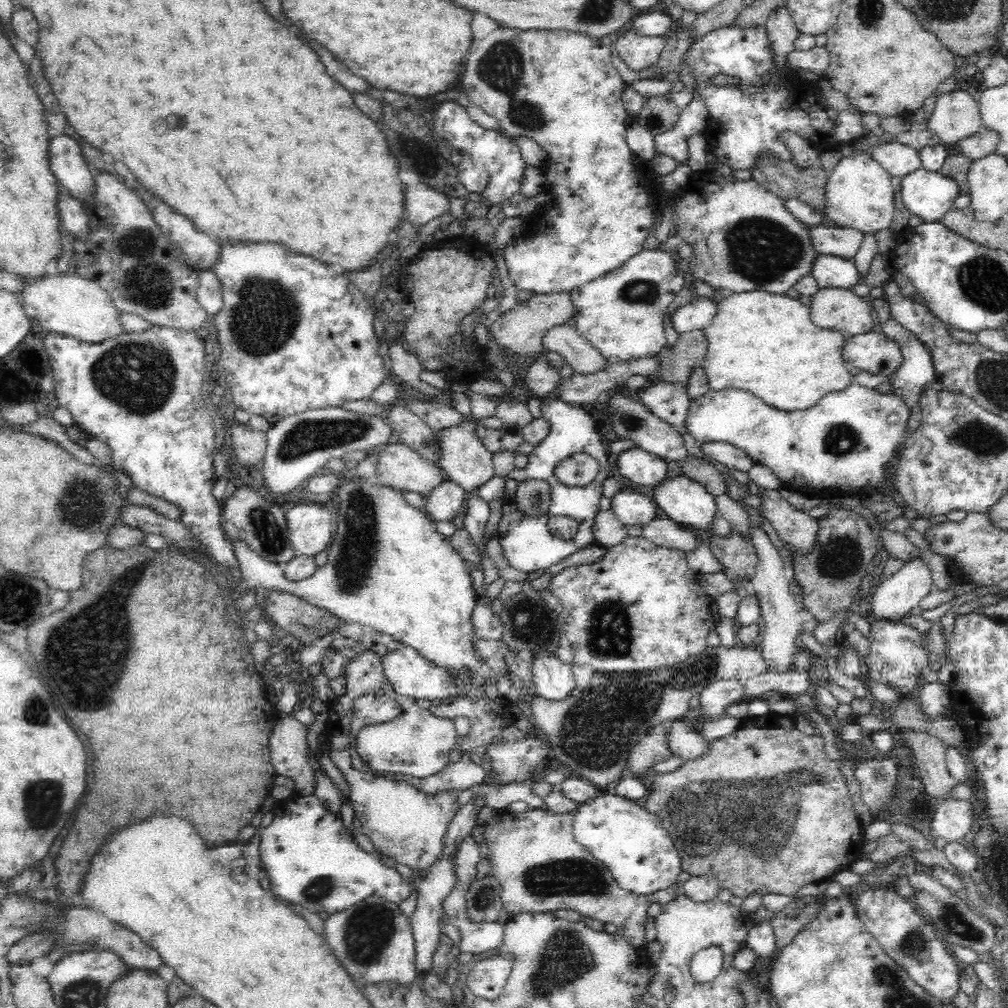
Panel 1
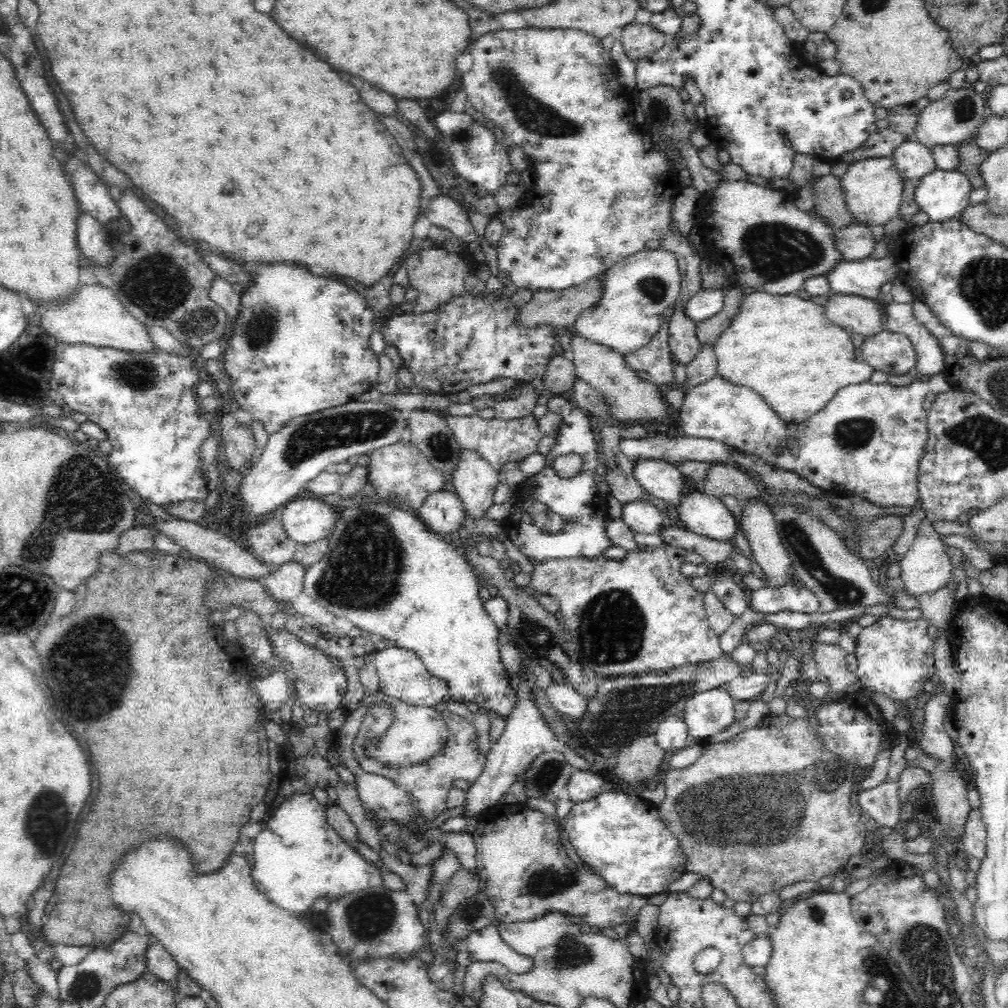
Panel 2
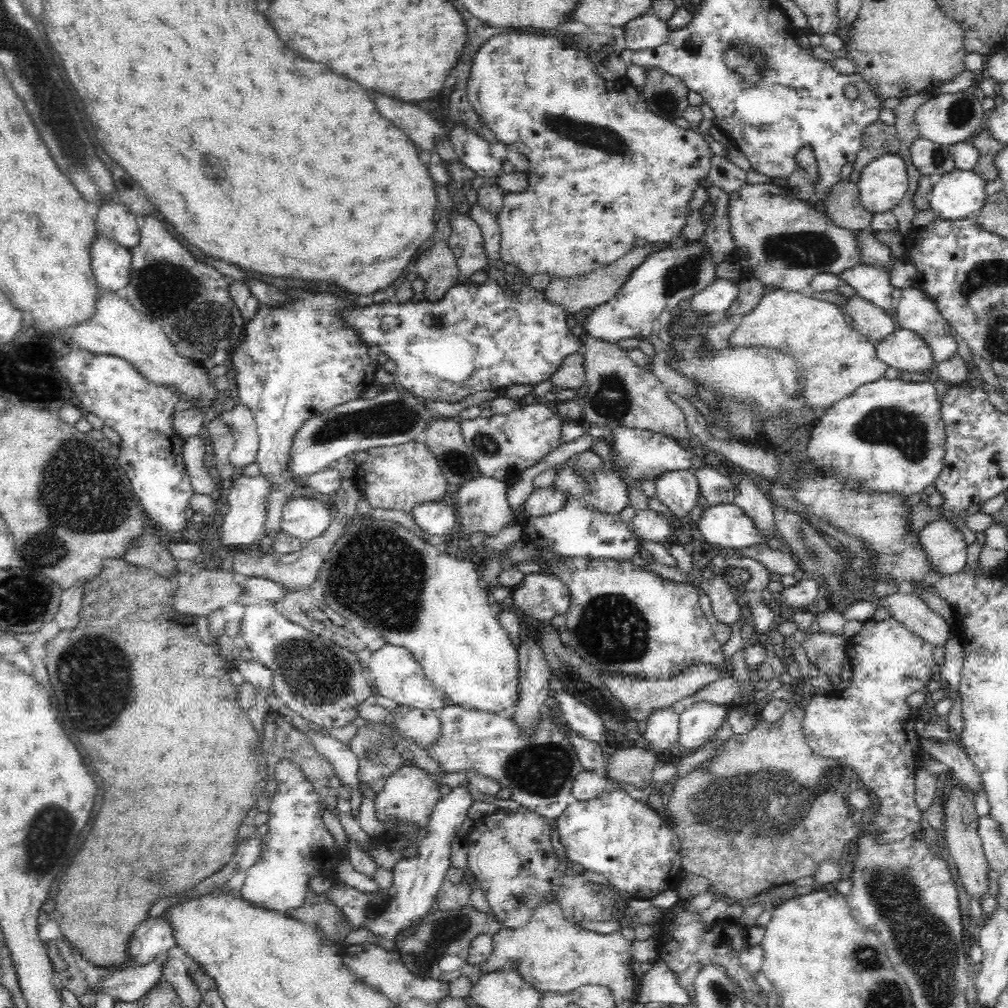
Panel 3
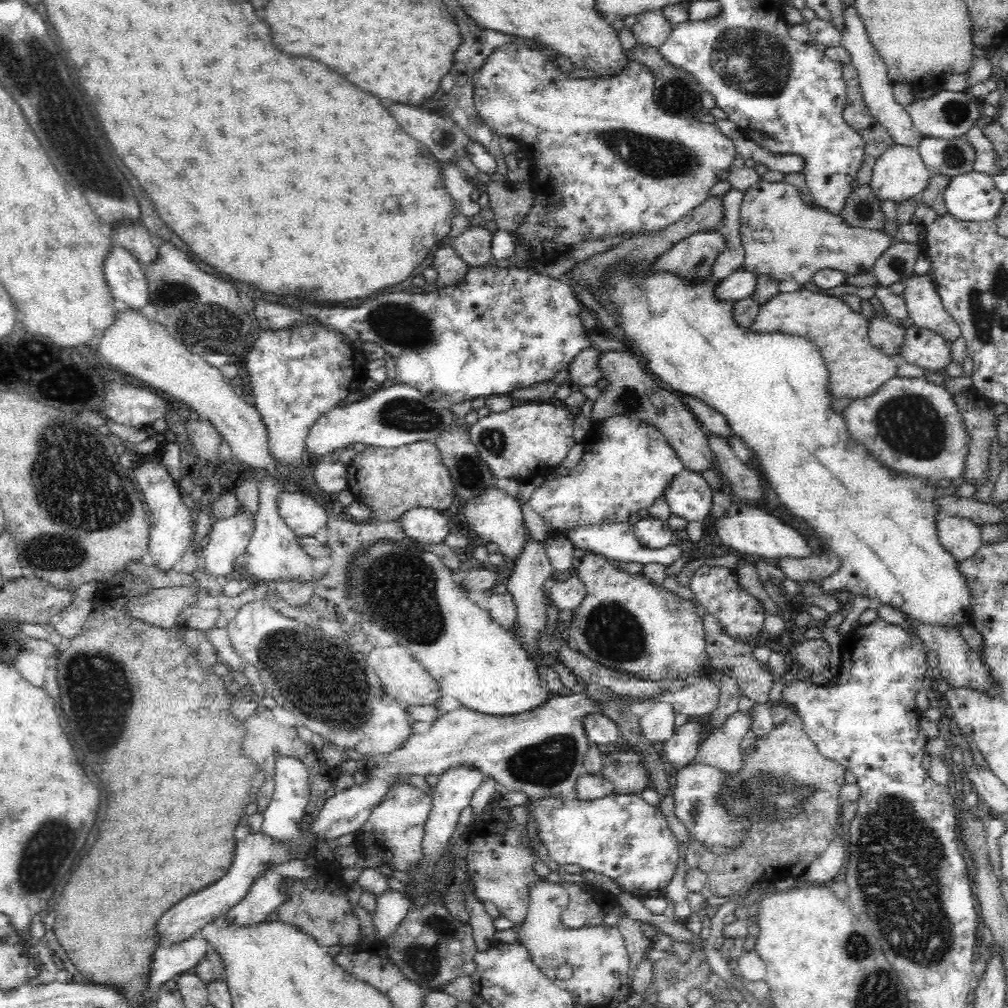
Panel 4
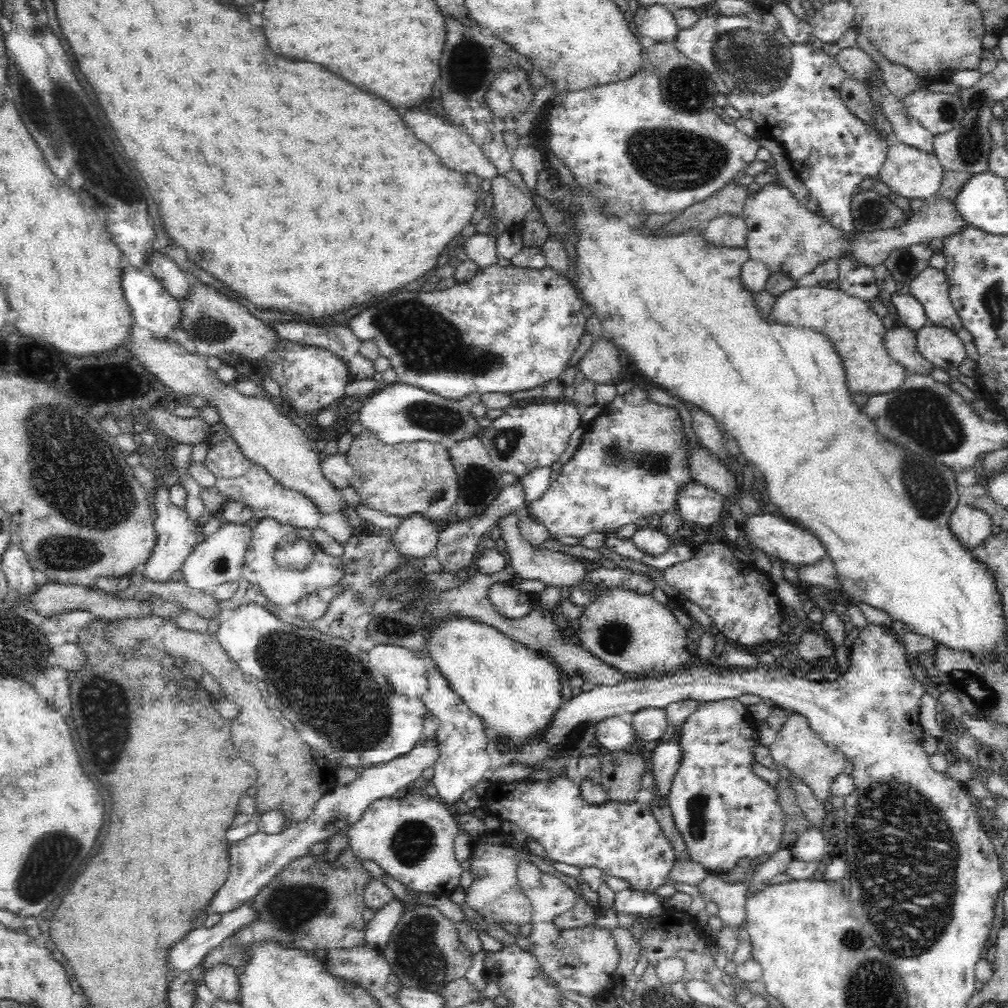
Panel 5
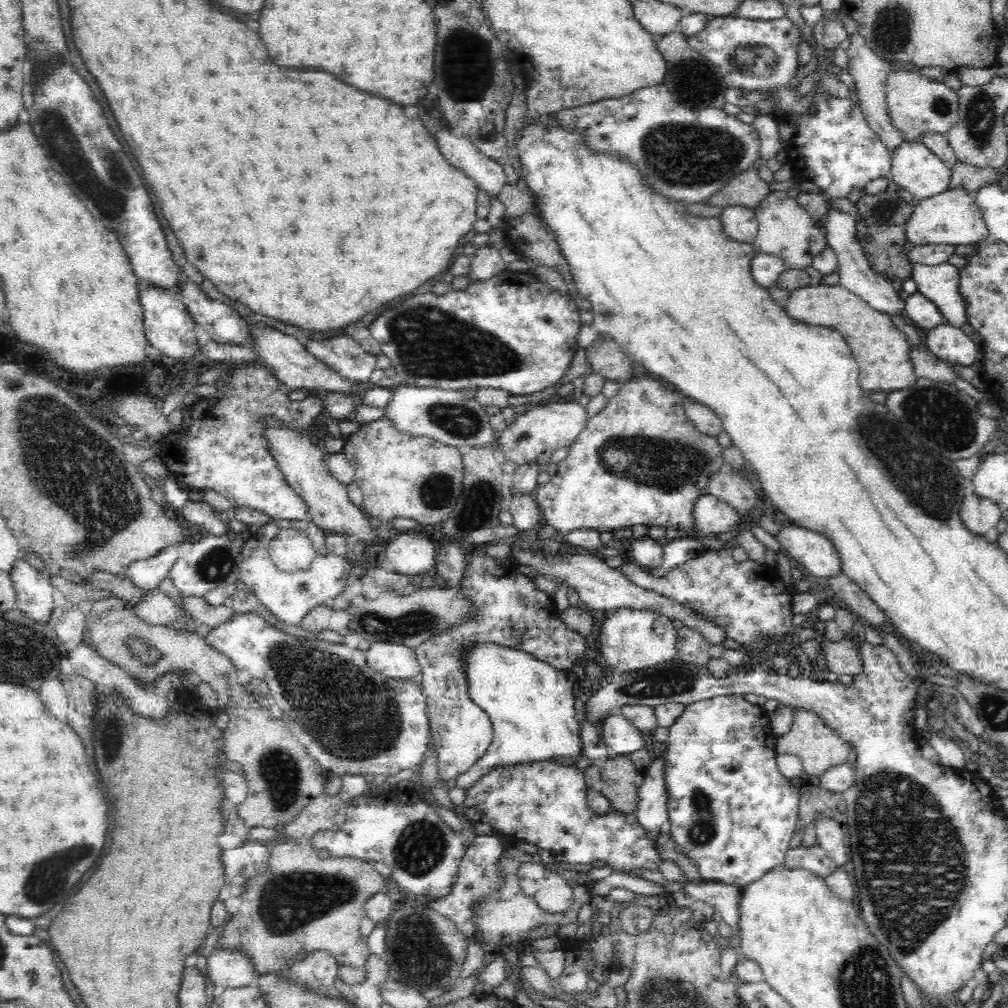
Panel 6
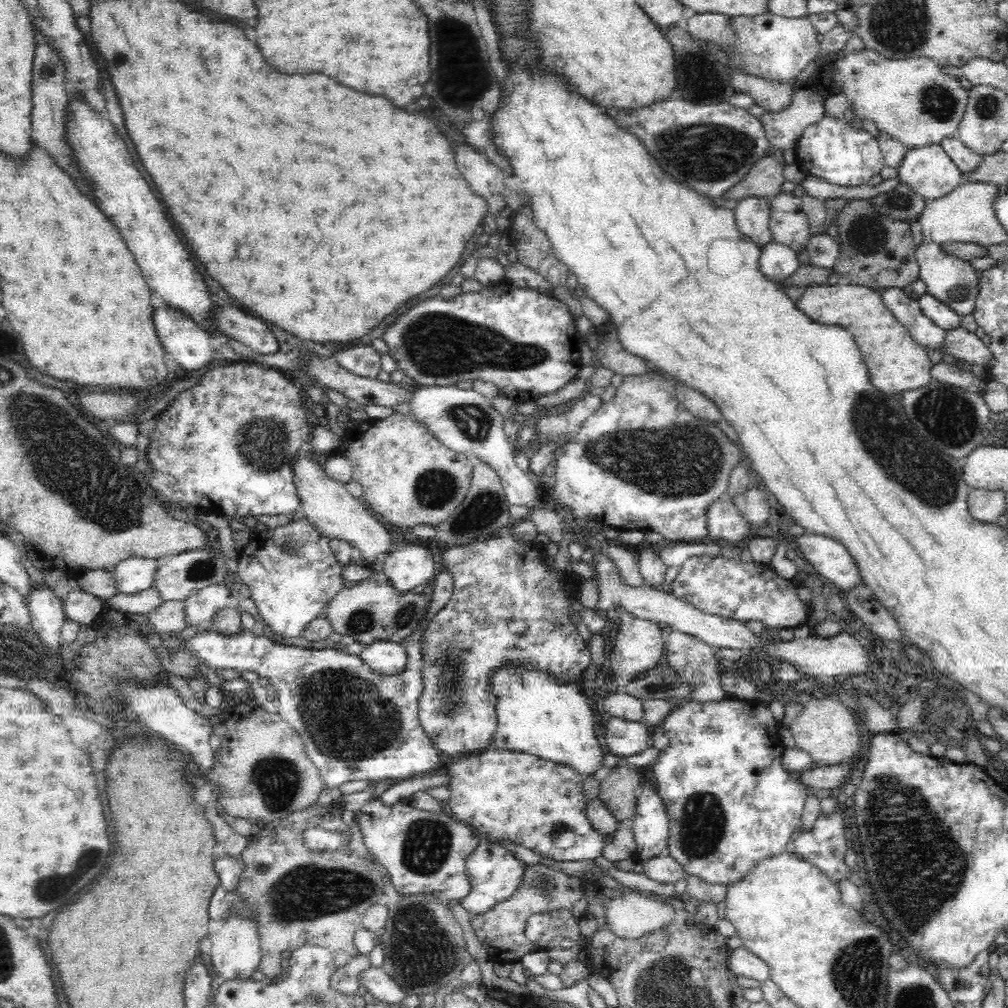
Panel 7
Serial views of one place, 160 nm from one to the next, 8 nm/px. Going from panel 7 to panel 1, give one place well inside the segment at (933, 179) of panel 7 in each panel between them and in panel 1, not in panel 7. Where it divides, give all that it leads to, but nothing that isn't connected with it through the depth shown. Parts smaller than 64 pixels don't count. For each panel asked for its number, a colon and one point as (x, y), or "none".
1: (859, 194)
2: (874, 186)
3: (884, 182)
4: (899, 173)
5: (909, 172)
6: (915, 168)

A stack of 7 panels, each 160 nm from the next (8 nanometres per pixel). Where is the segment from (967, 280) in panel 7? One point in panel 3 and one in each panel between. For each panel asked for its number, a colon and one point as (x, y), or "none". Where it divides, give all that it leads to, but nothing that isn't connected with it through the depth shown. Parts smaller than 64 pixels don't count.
3: (916, 311)
4: (923, 302)
5: (931, 287)
6: (940, 283)

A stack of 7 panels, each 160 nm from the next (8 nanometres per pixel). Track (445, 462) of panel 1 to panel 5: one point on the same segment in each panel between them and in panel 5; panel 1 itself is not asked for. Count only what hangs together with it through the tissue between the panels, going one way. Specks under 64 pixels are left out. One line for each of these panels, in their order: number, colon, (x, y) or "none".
2: (475, 481)
3: (483, 506)
4: (496, 517)
5: (558, 569)

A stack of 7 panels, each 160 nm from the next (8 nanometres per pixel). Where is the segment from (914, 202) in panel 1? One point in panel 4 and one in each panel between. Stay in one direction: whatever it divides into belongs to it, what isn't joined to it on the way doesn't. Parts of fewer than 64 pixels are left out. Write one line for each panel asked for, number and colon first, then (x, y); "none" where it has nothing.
2: (944, 194)
3: (960, 194)
4: (972, 197)

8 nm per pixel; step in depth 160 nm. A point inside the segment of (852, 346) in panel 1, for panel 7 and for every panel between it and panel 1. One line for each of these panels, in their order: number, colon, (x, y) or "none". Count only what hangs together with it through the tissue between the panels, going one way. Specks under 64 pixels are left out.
2: (893, 353)
3: (905, 350)
4: (923, 347)
5: (940, 345)
6: (950, 344)
7: (960, 343)

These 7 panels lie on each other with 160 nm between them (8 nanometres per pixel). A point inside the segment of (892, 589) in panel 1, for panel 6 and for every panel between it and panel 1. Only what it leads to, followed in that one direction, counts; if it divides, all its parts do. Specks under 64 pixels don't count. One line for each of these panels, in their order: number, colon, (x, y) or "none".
2: (927, 566)
3: (947, 546)
4: (962, 537)
5: (972, 526)
6: (979, 514)

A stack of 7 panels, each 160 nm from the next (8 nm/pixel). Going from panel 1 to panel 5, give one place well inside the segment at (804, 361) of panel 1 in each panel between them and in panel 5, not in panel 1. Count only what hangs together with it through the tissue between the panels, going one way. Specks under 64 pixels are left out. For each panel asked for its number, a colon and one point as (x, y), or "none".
2: (784, 347)
3: (838, 360)
4: (858, 369)
5: (857, 332)

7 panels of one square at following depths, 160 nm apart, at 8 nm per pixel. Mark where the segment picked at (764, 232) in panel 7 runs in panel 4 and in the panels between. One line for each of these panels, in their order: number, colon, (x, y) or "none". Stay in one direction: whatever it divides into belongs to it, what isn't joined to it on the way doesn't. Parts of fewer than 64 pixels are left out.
4: (692, 257)
5: (729, 230)
6: (740, 222)

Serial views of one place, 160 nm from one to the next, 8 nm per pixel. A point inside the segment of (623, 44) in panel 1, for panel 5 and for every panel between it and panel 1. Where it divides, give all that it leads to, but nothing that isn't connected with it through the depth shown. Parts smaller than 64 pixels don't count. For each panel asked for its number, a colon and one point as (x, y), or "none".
2: (638, 40)
3: (648, 31)
4: (653, 29)
5: (657, 22)

